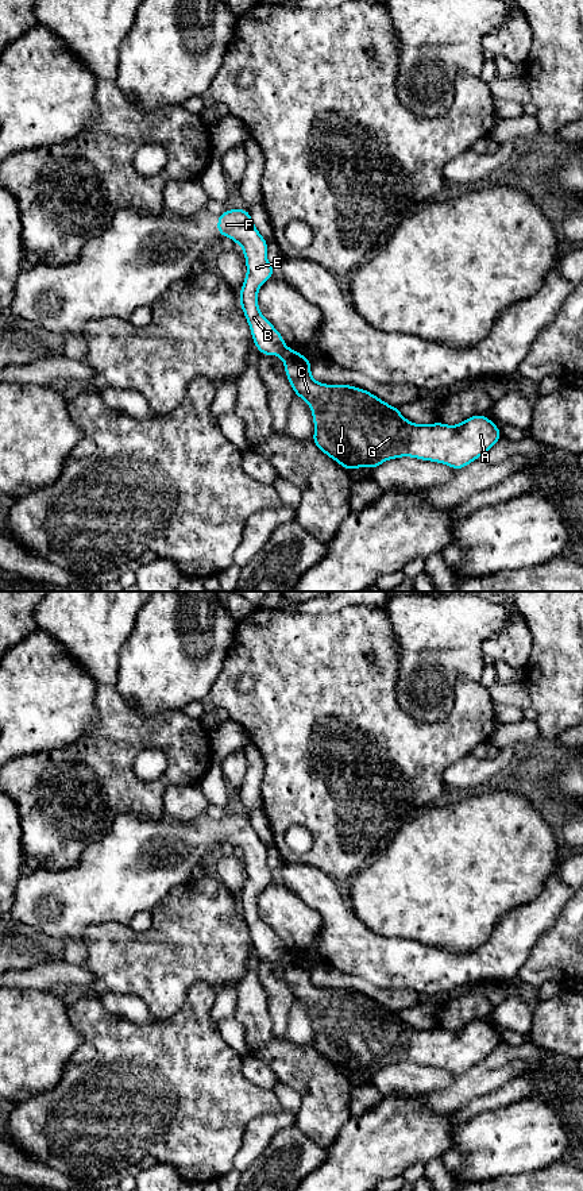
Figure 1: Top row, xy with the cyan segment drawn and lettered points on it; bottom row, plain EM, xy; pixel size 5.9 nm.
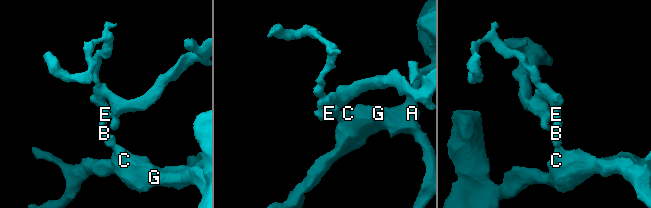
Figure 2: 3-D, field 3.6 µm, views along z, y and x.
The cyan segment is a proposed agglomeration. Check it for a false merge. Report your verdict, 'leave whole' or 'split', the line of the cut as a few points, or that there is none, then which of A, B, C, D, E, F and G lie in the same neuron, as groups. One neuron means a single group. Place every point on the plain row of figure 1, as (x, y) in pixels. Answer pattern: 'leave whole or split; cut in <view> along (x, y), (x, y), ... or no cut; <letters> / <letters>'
split; cut in xy along (286, 952), (278, 960); A C D G / B E F

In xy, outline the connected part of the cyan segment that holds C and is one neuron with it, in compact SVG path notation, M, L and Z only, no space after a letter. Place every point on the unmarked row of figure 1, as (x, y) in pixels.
M293 953L281 957L285 979L313 1020L313 1048L348 1076L402 1061L439 1067L455 1075L487 1057L502 1041L486 1021L457 1030L414 1029L398 1013L351 990L313 984L312 967Z

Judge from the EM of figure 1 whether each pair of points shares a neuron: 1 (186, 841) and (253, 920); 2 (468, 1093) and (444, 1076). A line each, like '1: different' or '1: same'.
1: same
2: different

